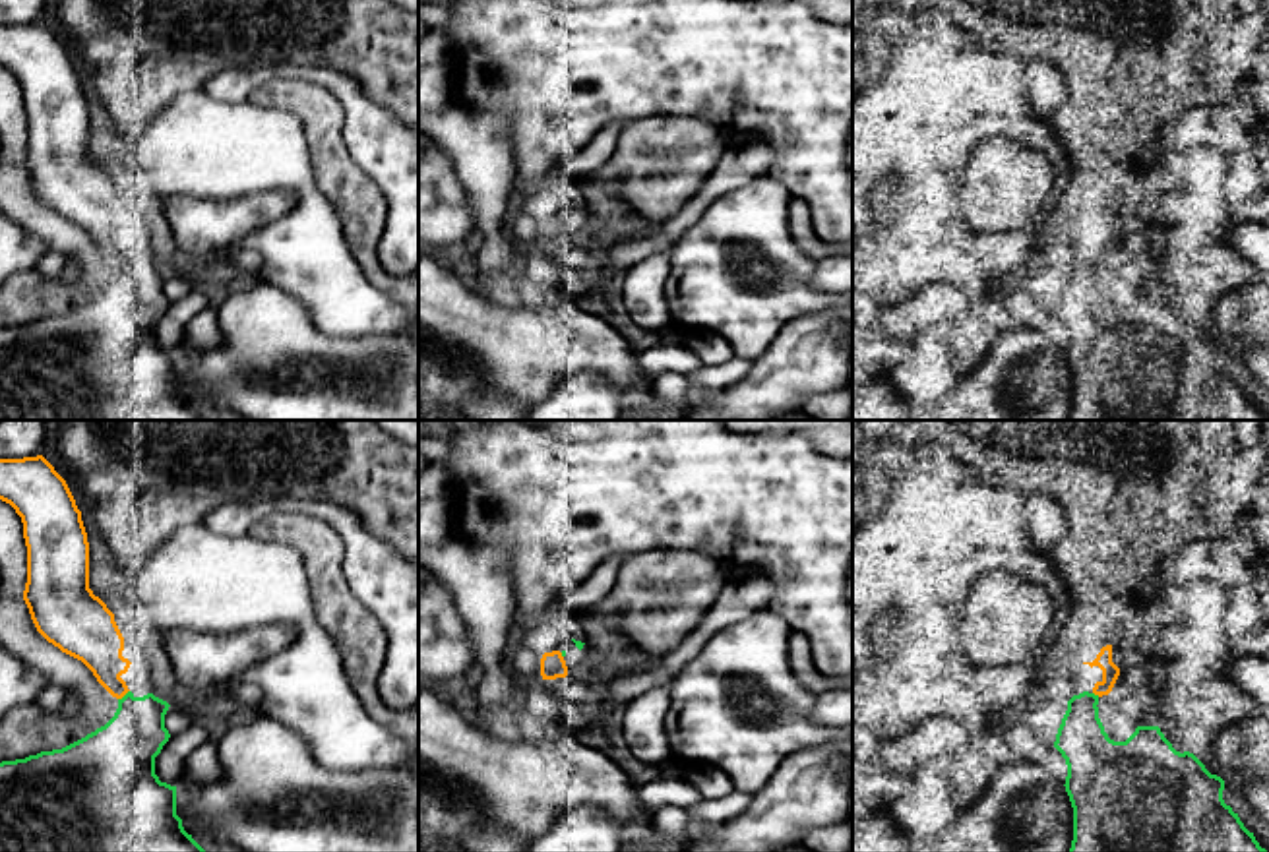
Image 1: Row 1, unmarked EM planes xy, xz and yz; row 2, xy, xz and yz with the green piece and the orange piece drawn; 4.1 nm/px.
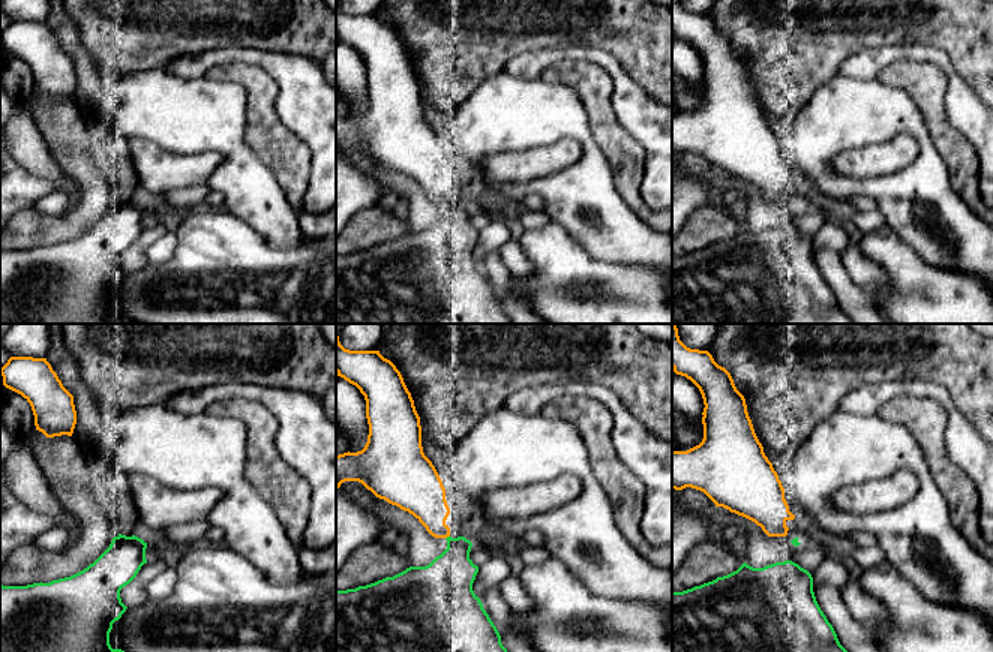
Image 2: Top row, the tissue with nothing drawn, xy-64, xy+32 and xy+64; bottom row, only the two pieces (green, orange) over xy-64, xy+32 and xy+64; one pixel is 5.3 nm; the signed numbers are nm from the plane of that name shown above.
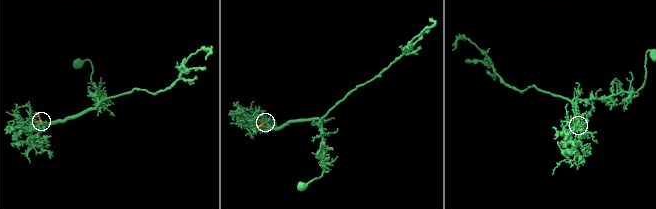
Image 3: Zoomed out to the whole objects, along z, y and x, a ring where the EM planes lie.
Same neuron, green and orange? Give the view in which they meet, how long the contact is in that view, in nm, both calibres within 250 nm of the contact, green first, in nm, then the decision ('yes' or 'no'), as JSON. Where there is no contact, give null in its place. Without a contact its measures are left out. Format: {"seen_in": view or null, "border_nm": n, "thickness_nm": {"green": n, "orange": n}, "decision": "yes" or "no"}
{"seen_in": "xy", "border_nm": 60, "thickness_nm": {"green": 280, "orange": 200}, "decision": "yes"}

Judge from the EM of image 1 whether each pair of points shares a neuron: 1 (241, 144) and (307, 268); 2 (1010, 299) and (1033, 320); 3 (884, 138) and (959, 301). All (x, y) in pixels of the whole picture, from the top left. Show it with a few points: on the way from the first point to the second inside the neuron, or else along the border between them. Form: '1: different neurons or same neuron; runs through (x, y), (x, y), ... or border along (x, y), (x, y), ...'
1: same neuron; runs through (276, 163), (307, 194), (307, 233)
2: same neuron; runs through (1016, 303), (1027, 314)
3: different neurons; border along (981, 295), (946, 283), (928, 283), (909, 297)

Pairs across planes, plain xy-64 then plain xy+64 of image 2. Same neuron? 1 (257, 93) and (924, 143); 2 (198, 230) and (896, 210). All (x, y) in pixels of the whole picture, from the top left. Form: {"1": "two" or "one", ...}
{"1": "two", "2": "two"}

